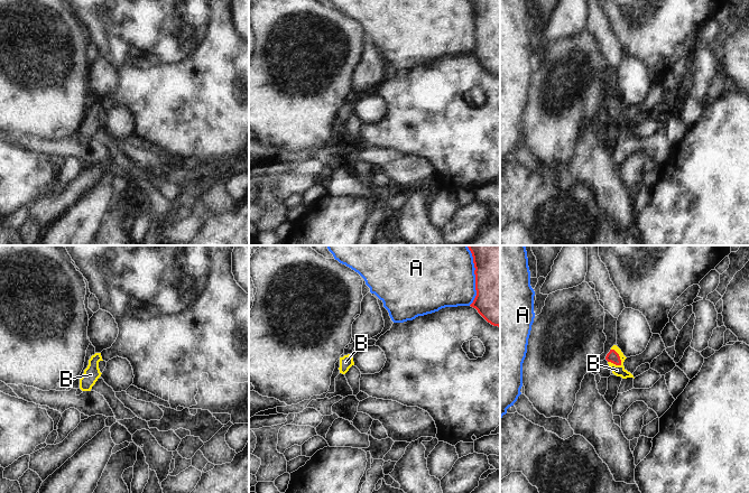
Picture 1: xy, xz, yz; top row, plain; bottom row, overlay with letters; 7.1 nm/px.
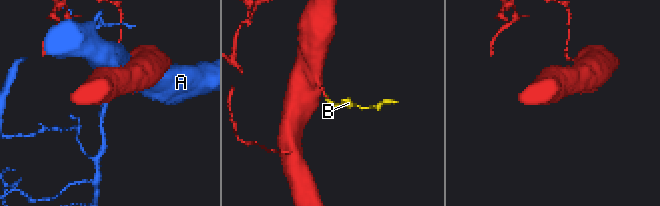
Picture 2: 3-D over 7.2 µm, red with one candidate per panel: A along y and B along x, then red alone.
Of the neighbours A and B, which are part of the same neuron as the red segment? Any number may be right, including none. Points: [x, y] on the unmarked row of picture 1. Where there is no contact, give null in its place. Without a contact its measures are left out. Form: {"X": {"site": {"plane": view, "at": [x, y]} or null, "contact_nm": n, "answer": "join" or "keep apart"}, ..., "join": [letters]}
{"A": {"site": {"plane": "xz", "at": [475, 27]}, "contact_nm": 400, "answer": "keep apart"}, "B": {"site": {"plane": "yz", "at": [619, 105]}, "contact_nm": 140, "answer": "join"}, "join": ["B"]}

